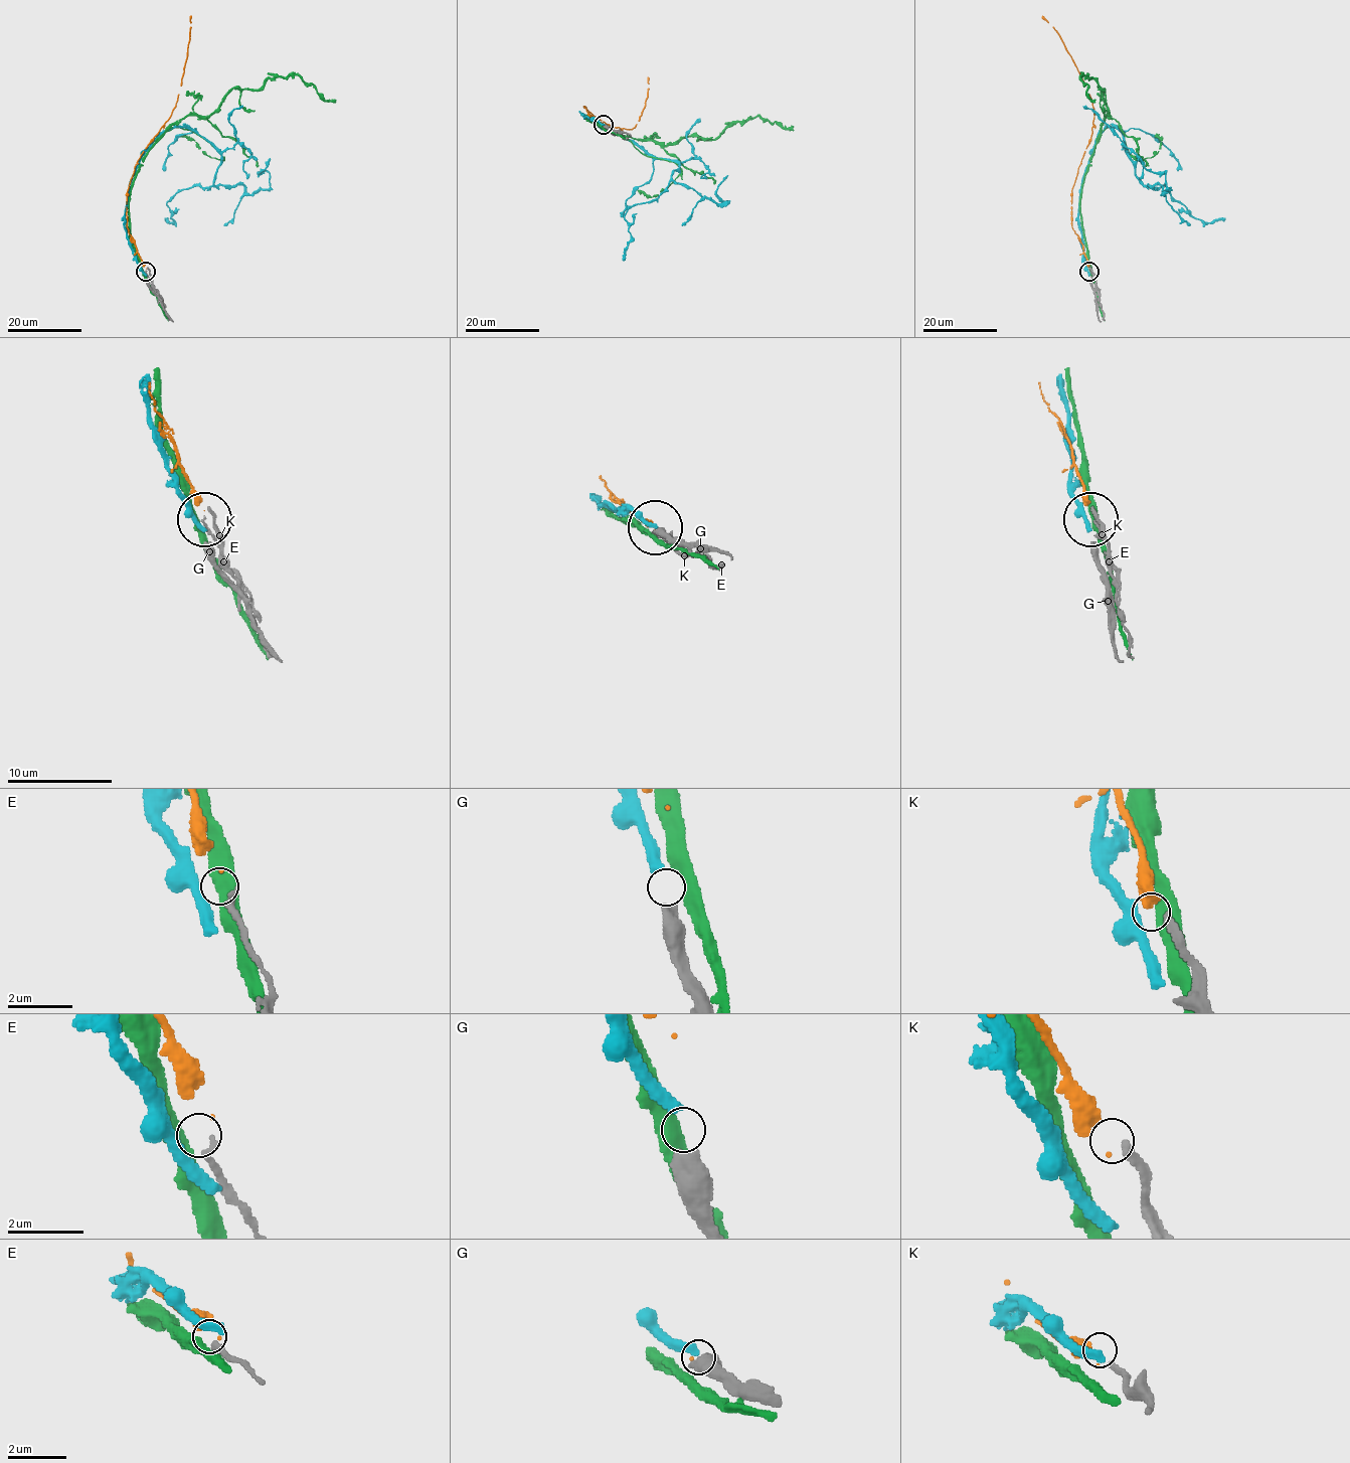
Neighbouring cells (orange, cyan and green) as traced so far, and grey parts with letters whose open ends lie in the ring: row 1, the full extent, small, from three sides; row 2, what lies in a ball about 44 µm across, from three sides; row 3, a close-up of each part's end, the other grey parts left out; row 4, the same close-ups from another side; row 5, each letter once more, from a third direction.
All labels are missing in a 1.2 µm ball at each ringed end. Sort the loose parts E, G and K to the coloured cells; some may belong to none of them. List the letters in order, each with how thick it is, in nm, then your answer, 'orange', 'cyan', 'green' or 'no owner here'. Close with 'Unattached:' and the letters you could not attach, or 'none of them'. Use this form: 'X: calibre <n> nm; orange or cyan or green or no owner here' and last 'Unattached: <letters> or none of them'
E: calibre 200 nm; orange
G: calibre 480 nm; cyan
K: calibre 240 nm; no owner here
Unattached: K

